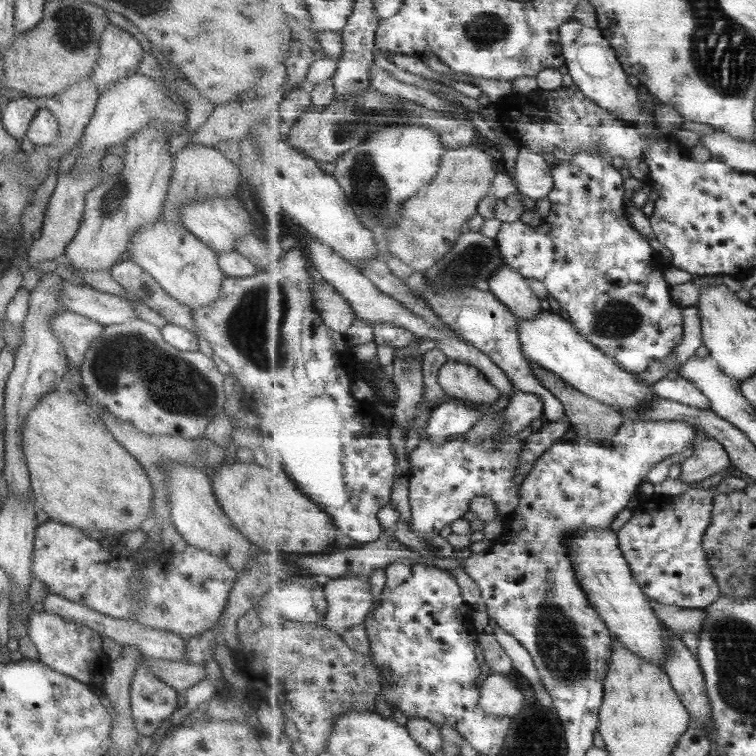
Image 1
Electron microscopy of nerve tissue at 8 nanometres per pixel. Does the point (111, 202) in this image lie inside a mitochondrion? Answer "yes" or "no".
yes

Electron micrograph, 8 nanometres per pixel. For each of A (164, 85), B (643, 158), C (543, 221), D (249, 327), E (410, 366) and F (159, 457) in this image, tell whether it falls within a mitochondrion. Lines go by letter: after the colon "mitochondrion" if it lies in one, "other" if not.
A: other
B: other
C: other
D: mitochondrion
E: mitochondrion
F: other

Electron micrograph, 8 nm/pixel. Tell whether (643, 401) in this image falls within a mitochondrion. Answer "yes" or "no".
no

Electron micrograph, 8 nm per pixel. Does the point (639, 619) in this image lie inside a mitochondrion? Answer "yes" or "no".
no

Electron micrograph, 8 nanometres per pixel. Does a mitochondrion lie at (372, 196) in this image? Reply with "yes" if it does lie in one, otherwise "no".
yes

